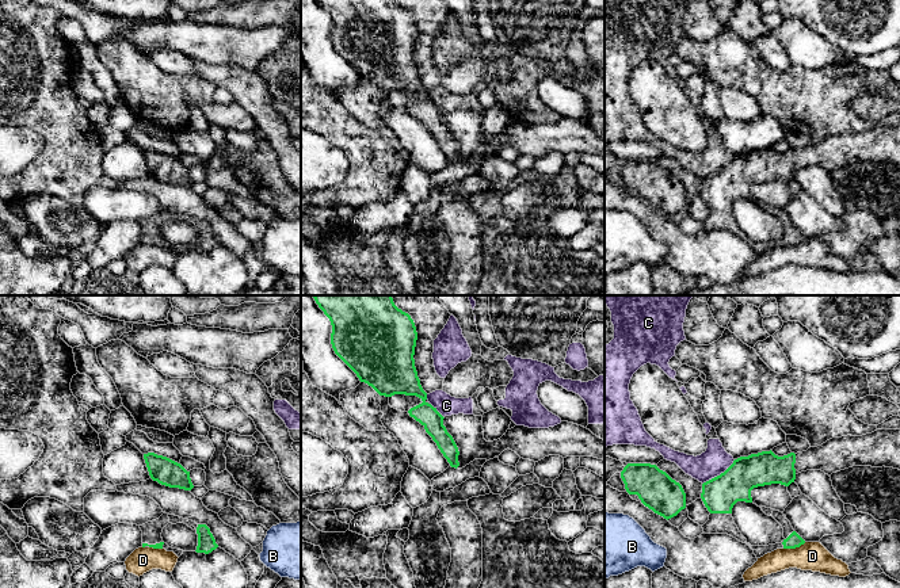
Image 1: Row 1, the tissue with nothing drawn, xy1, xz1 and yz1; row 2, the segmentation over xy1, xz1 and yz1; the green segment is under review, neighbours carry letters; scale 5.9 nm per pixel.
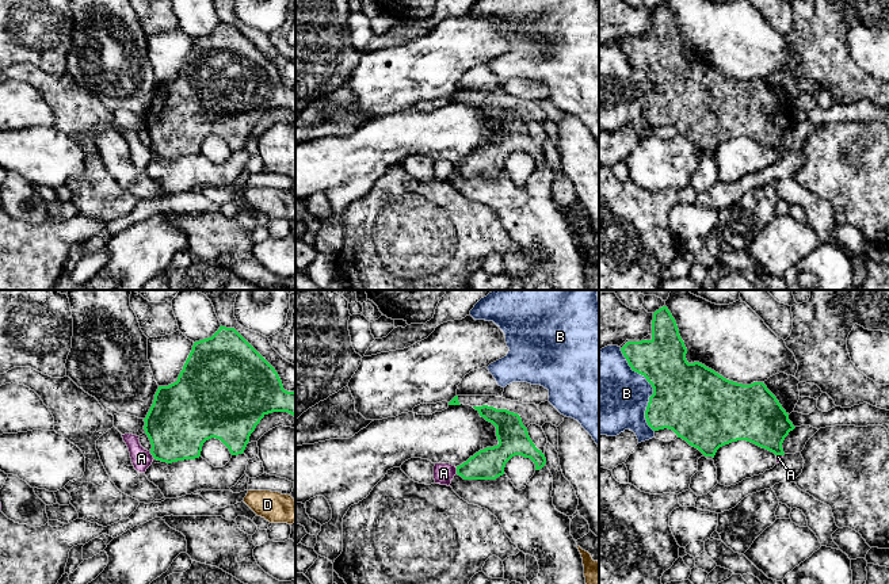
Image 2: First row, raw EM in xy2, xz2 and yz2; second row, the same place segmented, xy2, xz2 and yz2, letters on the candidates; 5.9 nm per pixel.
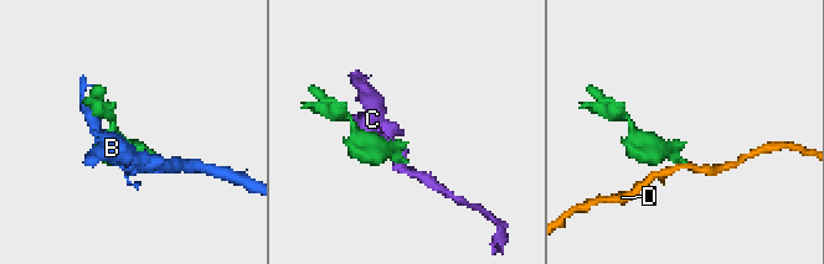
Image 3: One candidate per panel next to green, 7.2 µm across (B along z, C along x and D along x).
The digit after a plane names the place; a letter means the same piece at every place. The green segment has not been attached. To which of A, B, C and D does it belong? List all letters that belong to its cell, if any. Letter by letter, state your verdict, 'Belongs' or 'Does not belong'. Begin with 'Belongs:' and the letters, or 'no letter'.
Belongs: no letter
A: Does not belong
B: Does not belong
C: Does not belong
D: Does not belong

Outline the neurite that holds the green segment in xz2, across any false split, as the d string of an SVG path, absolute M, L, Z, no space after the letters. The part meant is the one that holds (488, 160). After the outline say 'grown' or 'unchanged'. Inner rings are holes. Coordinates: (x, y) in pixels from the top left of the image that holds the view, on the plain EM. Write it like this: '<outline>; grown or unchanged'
M488 102L473 104L496 123L499 141L480 146L457 163L458 172L463 176L496 176L504 171L505 160L515 152L530 154L535 167L545 163L545 150L533 140L518 110Z; unchanged

